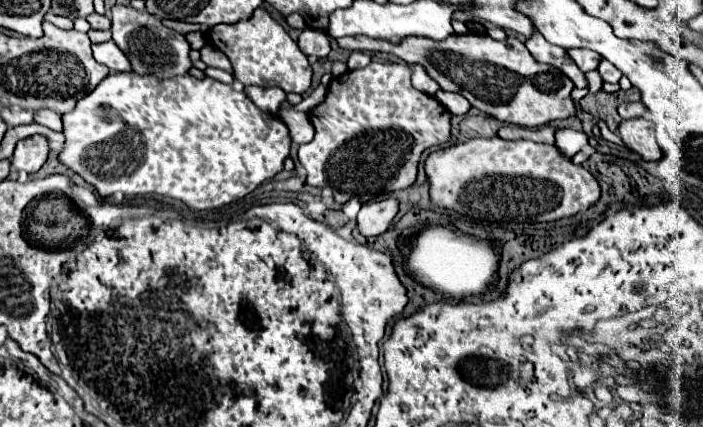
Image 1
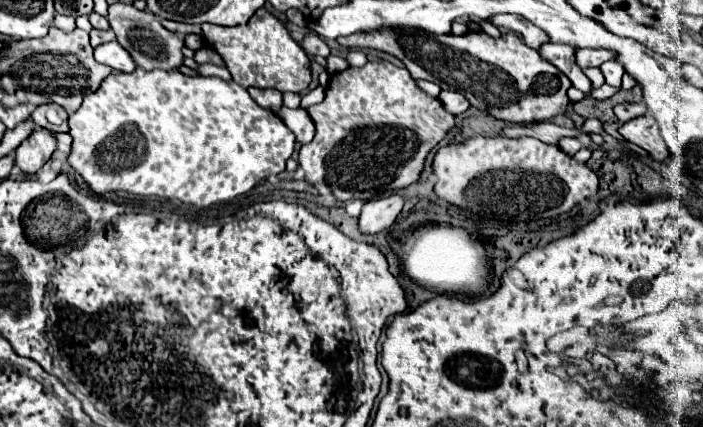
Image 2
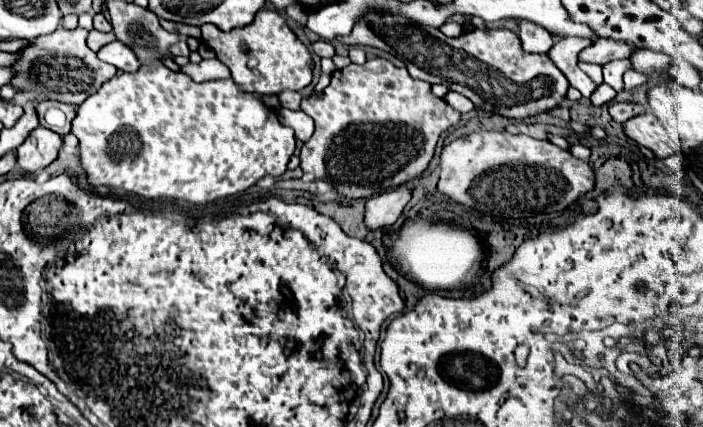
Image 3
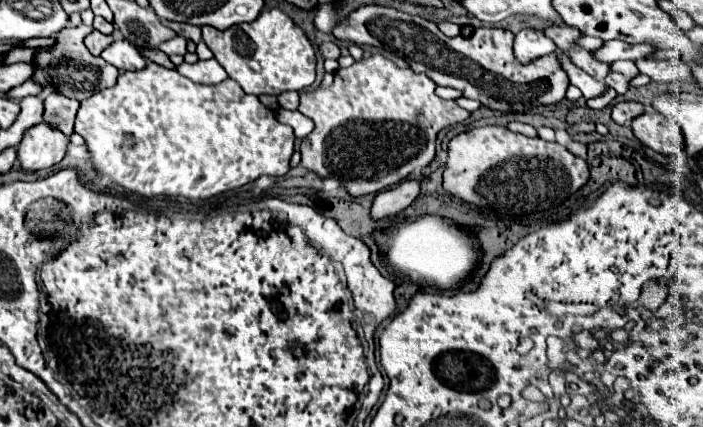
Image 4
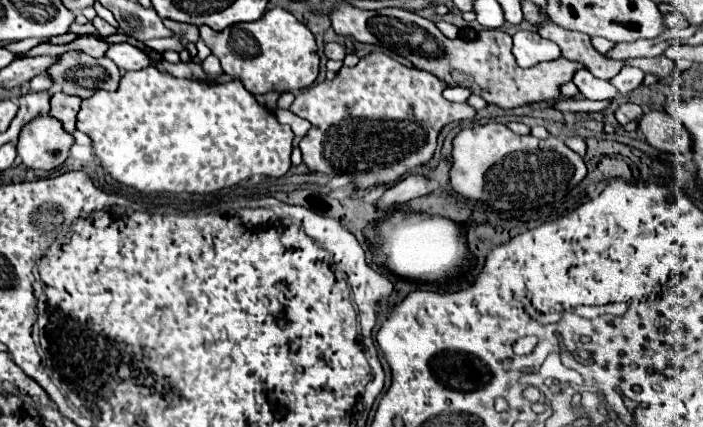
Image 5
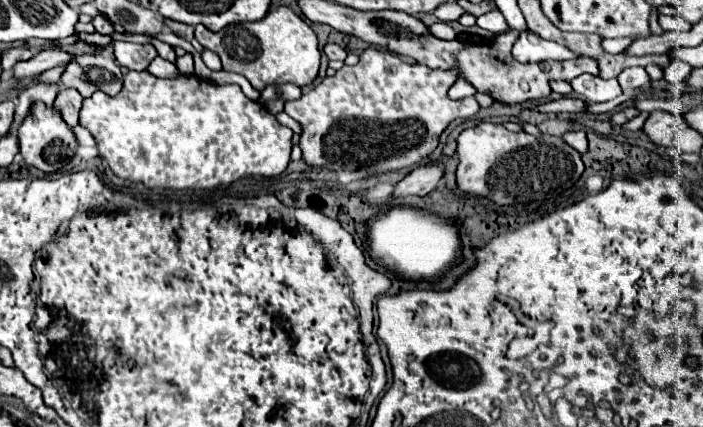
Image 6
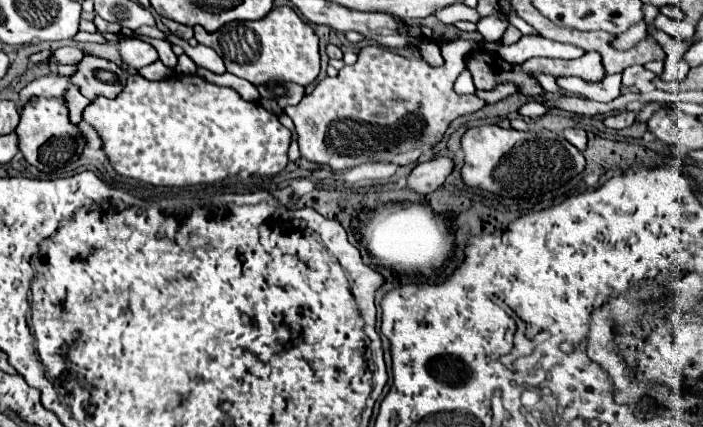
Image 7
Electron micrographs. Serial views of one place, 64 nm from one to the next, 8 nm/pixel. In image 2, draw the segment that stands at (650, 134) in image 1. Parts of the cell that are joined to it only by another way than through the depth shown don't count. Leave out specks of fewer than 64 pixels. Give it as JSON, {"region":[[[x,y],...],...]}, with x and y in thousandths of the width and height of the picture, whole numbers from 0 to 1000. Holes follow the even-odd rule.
{"region":[[[910,272],[910,276],[893,281],[890,290],[882,295],[882,314],[893,333],[916,347],[930,375],[947,375],[953,365],[953,351],[942,328],[936,290],[927,272]]]}

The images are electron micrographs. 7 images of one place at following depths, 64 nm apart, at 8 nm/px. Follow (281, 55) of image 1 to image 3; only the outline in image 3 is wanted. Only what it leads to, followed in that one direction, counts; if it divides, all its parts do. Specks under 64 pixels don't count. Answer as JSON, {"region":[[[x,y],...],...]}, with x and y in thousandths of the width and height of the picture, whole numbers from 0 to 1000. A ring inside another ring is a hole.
{"region":[[[370,23],[358,56],[316,75],[304,56],[287,61],[287,98],[307,122],[307,136],[327,164],[330,187],[356,220],[384,225],[401,211],[430,211],[444,192],[444,122],[413,70],[407,47],[390,23]]]}

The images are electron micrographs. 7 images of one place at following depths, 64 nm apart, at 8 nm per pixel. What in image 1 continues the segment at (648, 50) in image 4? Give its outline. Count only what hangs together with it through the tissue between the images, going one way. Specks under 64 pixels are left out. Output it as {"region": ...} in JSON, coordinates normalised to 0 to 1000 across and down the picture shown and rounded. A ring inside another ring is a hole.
{"region":[[[814,112],[808,117],[811,136],[819,145],[819,155],[828,164],[828,169],[836,169],[836,164],[848,164],[856,131],[851,122],[842,122],[842,117],[825,117],[825,112]]]}

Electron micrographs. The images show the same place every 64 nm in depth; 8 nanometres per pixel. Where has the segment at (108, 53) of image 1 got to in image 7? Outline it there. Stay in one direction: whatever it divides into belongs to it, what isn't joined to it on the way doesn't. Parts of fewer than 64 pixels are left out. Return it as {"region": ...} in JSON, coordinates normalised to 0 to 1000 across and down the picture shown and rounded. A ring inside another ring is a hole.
{"region":[[[182,89],[182,94],[171,98],[171,126],[174,126],[176,150],[182,150],[193,164],[225,141],[225,122],[219,117],[219,108],[213,108],[211,98],[205,98],[199,89]]]}

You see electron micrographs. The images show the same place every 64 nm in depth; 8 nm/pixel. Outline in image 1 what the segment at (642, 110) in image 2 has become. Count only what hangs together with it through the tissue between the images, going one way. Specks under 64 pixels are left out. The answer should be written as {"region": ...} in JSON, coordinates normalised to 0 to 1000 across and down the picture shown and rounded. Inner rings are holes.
{"region":[[[890,239],[890,244],[882,244],[879,248],[879,267],[893,281],[893,276],[910,276],[919,267],[919,253],[913,239]]]}

